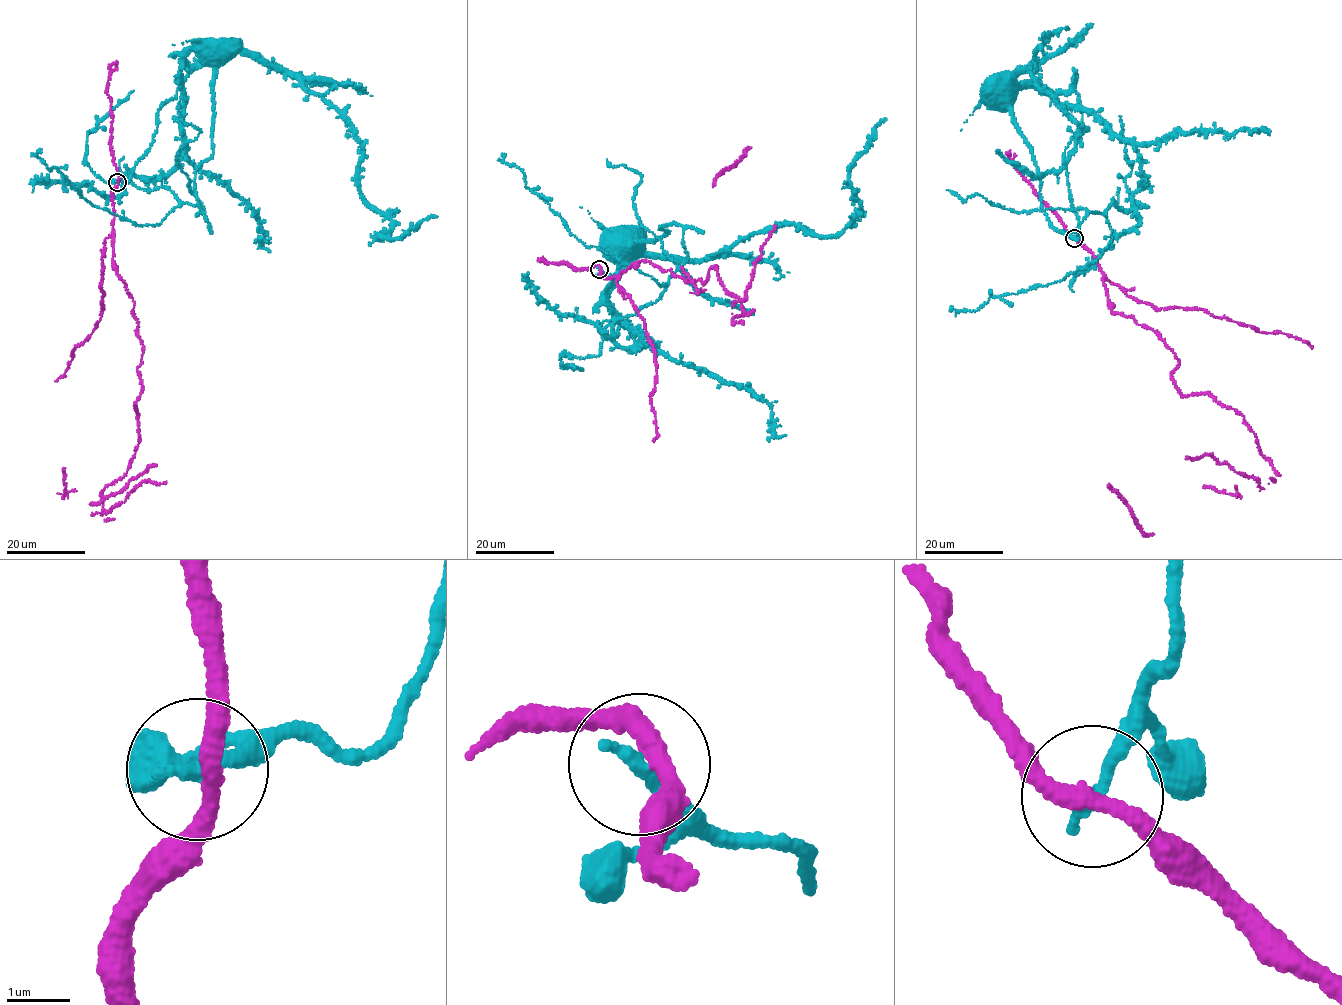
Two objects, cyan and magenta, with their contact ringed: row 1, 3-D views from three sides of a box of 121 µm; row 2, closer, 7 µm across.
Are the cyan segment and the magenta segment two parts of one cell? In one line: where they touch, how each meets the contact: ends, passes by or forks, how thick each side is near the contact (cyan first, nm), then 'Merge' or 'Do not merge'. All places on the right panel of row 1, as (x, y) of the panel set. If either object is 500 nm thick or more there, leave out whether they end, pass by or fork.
Place: (1074, 238). At the ring cyan ends. At the ring magenta passes by. Thickness 240 nm (cyan) against 280 nm. Do not merge

